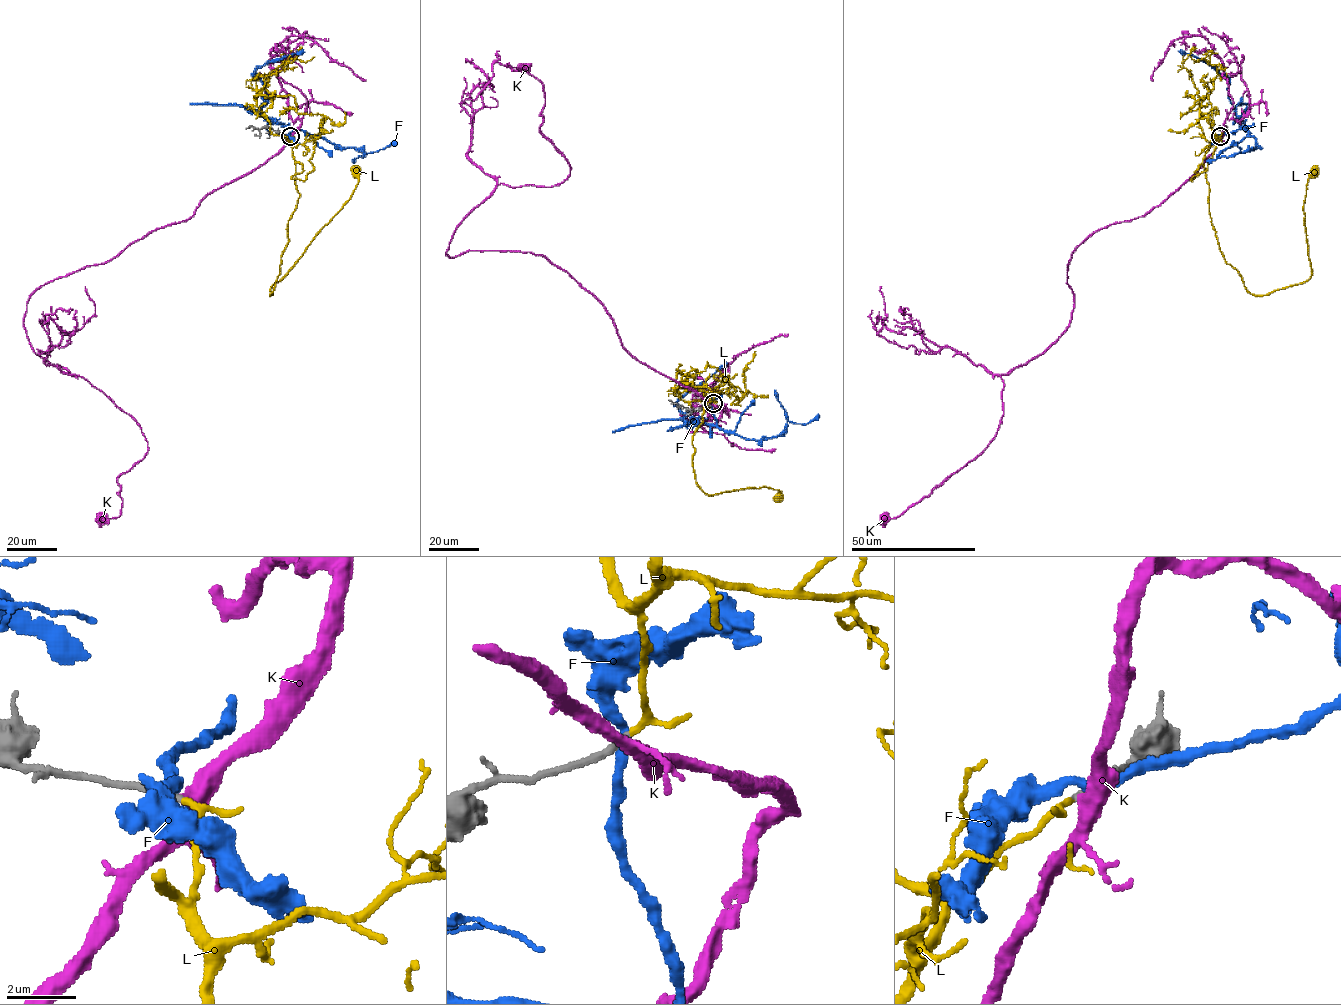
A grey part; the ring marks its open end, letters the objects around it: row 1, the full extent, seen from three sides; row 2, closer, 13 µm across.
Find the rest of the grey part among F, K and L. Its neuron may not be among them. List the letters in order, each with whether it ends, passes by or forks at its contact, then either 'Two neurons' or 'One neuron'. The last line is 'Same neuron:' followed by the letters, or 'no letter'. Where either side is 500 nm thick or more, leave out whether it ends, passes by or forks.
F: It passes by. Two neurons
K: It passes by. Two neurons
L: It passes by. One neuron
Same neuron: L

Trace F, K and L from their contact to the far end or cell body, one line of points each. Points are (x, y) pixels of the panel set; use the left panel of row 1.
F: (289, 135), (292, 128), (261, 114), (259, 110), (267, 98), (265, 88), (255, 71), (268, 62), (303, 50)
K: (290, 136), (190, 218), (27, 303), (33, 351), (147, 441), (117, 478), (121, 513), (101, 517)
L: (290, 136), (300, 194), (270, 296), (273, 285), (349, 199), (358, 181), (356, 173)

